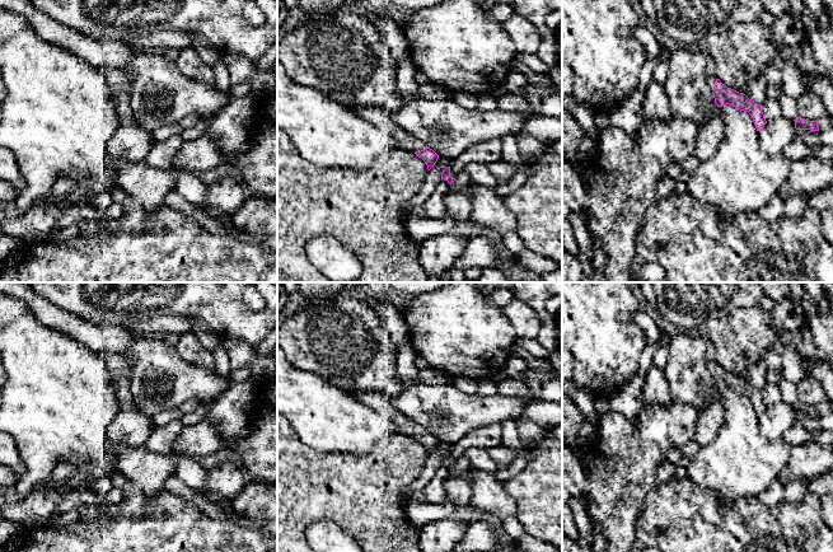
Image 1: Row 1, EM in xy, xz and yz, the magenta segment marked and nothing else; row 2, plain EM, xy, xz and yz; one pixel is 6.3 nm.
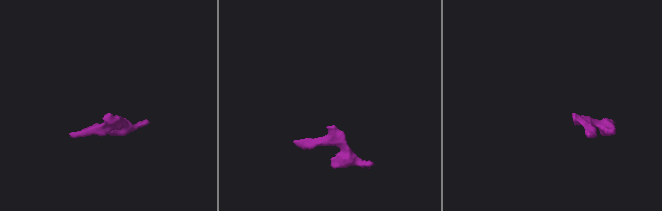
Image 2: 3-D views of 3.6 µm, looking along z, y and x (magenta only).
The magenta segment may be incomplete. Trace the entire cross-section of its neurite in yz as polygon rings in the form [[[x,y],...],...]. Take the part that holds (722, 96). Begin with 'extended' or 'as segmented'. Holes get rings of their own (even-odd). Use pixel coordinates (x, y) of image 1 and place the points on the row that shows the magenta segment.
extended; [[[716,76],[707,78],[707,86],[713,93],[715,104],[712,107],[712,118],[719,116],[719,108],[730,104],[740,111],[748,112],[755,125],[757,131],[761,131],[767,123],[762,112],[762,106],[754,103],[744,93],[739,93],[722,84]]]

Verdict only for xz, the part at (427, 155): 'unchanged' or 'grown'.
grown

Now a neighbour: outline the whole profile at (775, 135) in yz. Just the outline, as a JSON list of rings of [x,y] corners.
[[[782,116],[767,122],[758,131],[761,149],[771,155],[782,154],[785,146],[794,140],[795,130],[795,123]]]

